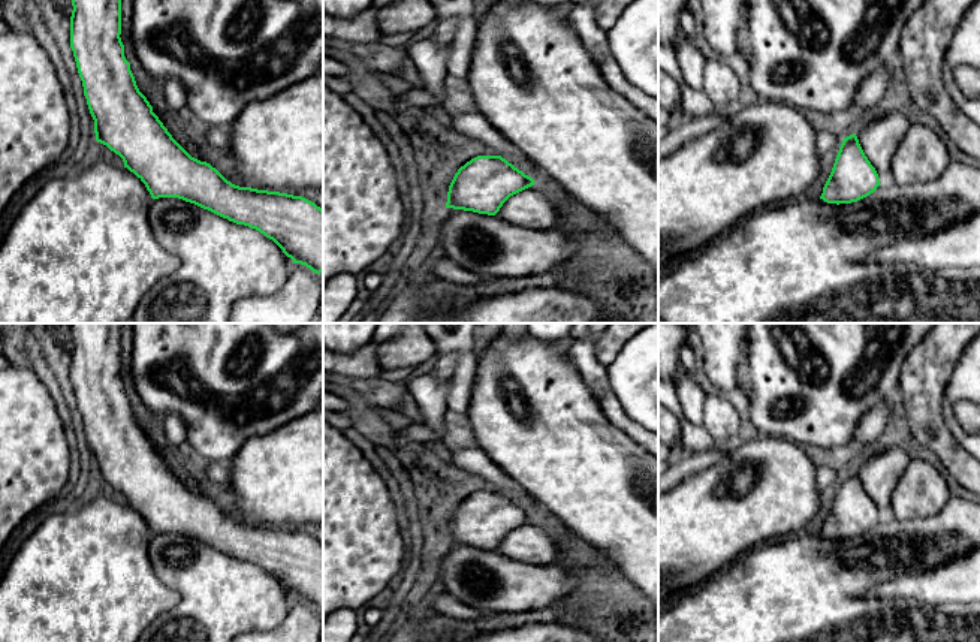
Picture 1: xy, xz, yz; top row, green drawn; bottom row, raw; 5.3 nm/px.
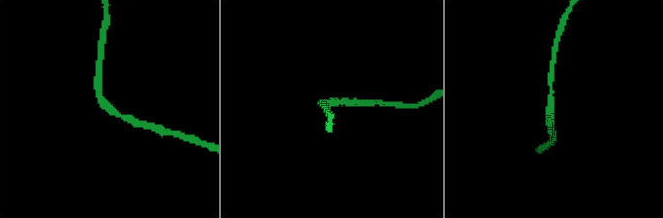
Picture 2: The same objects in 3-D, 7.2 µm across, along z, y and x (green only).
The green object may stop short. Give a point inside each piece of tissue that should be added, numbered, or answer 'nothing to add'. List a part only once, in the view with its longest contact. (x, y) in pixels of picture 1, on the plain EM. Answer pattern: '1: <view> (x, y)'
1: xz (530, 569)

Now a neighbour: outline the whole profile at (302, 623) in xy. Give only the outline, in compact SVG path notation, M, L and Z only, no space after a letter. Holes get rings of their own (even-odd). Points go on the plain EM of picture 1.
M295 599L287 617L275 629L266 632L247 632L232 642L322 642L323 620L316 608Z

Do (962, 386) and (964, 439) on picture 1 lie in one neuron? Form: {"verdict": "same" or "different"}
{"verdict": "same"}

